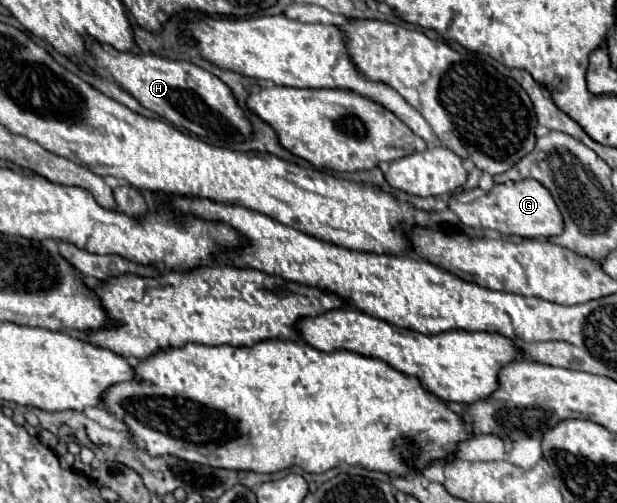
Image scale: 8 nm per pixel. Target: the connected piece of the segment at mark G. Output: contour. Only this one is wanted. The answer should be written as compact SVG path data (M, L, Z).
M522 179L518 183L494 185L490 191L482 191L480 187L470 191L460 191L450 197L450 209L458 215L460 223L472 229L492 229L502 235L536 239L536 237L552 237L564 231L564 217L548 189L540 185L536 179Z

